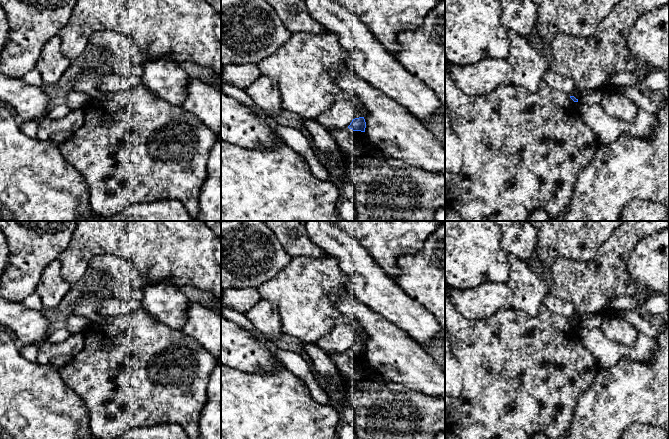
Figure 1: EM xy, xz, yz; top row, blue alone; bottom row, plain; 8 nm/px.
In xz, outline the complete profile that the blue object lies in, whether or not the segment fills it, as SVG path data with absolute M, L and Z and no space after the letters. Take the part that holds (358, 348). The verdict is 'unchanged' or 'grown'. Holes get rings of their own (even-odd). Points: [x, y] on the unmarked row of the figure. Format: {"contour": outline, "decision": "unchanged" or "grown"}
{"contour": "M364 341L353 343L348 352L352 353L353 355L365 356L366 346Z", "decision": "unchanged"}

